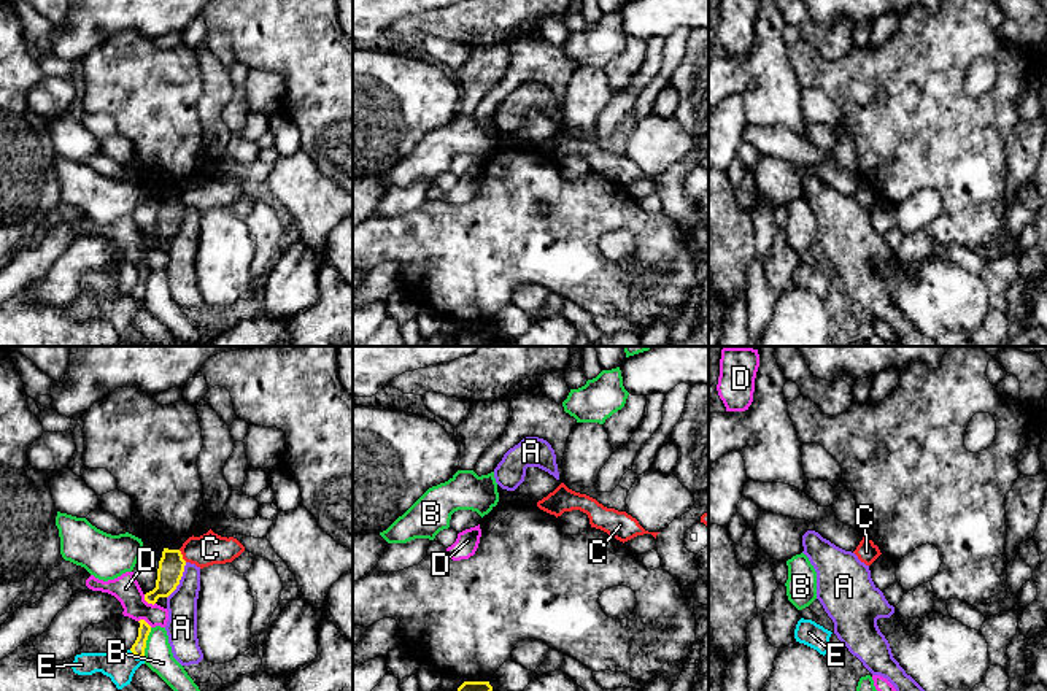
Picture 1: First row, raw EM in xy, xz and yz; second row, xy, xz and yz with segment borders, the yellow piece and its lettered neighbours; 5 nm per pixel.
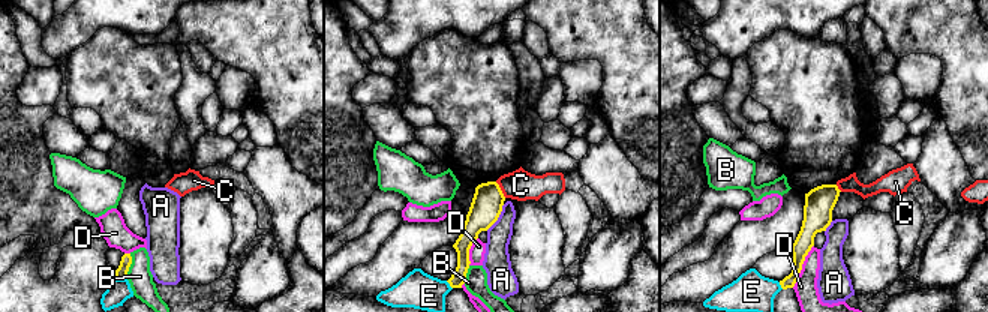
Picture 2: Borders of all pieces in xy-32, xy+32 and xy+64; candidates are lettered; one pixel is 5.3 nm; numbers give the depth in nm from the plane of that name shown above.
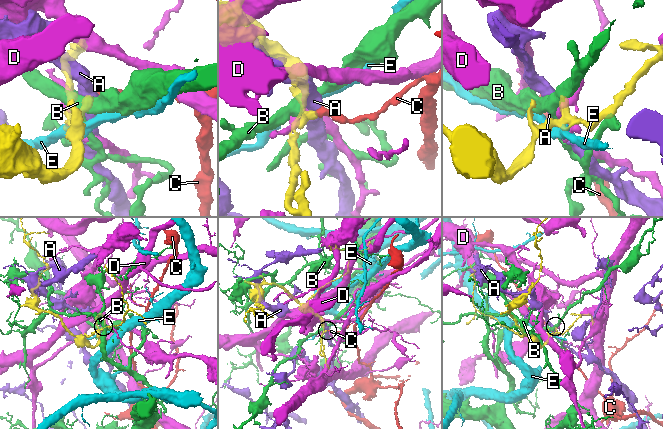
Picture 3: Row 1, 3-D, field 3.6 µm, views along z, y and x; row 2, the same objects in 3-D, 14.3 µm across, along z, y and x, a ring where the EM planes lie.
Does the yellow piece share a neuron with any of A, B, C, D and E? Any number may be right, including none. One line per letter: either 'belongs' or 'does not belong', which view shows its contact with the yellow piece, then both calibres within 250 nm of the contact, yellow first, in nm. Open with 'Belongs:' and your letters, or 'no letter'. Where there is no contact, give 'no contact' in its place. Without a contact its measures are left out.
Belongs: no letter
A: does not belong; contact in xy; calibres 130 and 160 nm
B: does not belong; contact in xy; calibres 70 and 140 nm
C: does not belong; contact in xy; calibres 130 and 160 nm
D: does not belong; contact in xy; calibres 130 and 140 nm
E: does not belong; contact in xy; calibres 70 and 150 nm

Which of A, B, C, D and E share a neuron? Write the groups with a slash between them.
A / B / C / D / E

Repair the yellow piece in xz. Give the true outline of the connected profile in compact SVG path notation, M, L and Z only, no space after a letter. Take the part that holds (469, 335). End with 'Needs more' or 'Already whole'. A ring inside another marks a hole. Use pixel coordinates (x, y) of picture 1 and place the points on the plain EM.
M464 326L458 332L458 346L485 346L491 335L489 326Z. Already whole

